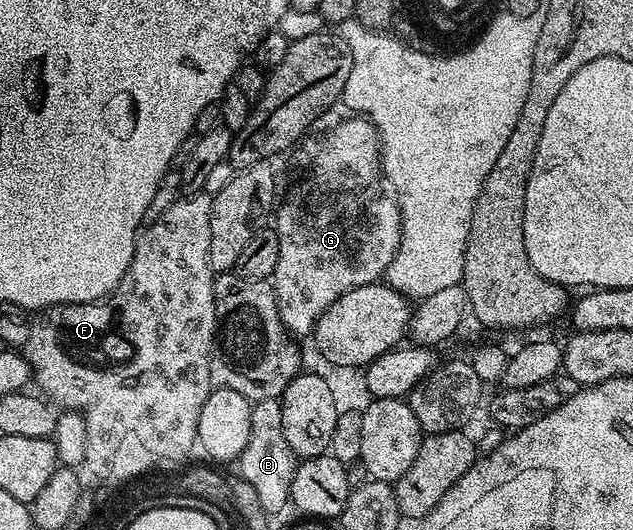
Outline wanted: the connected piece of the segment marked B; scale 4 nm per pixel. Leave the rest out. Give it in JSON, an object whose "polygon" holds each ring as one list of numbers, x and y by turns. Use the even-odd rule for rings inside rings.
{"polygon":[[270,398,254,403,249,416,249,444,245,444,245,452,241,452,237,459,237,474,253,486,261,508,267,514,277,512,277,508,285,508,285,504,290,502,296,465,297,459,289,448,289,440,285,440,285,428,281,428,280,399]]}

